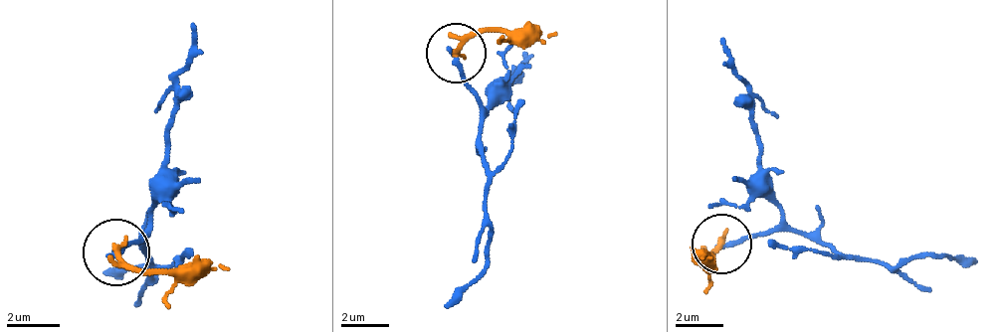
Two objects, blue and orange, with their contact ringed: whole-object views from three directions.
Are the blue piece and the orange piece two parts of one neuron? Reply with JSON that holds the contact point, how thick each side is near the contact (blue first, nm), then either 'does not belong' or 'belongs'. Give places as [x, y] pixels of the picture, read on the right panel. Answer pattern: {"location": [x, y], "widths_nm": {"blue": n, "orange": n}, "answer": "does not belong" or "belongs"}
{"location": [721, 244], "widths_nm": {"blue": 220, "orange": 190}, "answer": "does not belong"}

